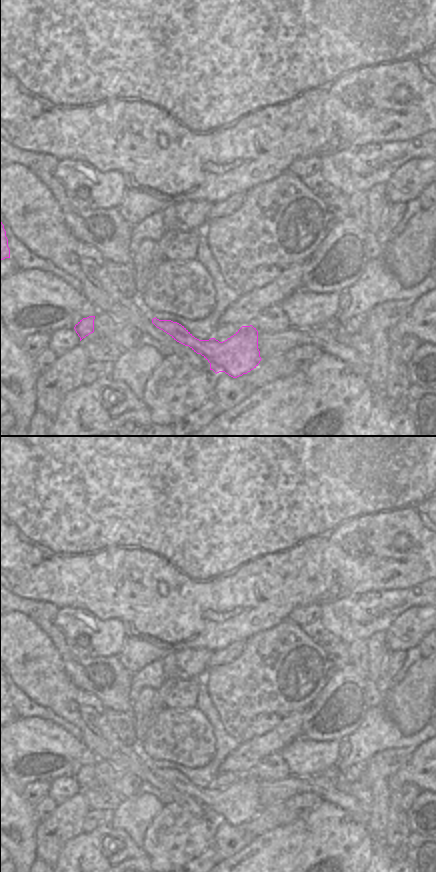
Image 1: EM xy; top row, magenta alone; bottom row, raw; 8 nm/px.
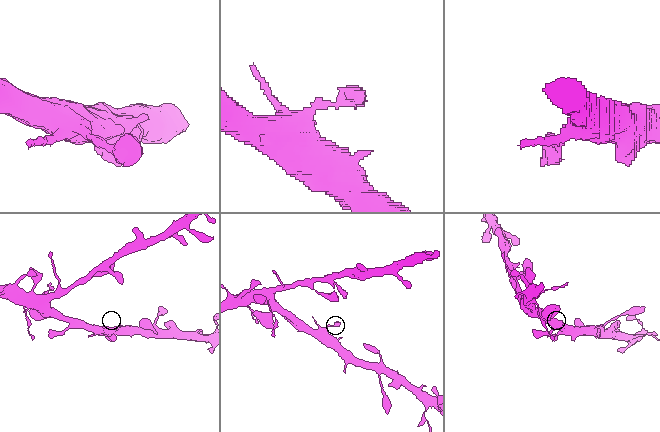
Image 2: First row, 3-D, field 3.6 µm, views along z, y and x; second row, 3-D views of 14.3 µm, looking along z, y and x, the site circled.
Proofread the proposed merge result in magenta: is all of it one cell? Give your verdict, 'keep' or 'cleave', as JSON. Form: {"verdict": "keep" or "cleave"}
{"verdict": "keep"}

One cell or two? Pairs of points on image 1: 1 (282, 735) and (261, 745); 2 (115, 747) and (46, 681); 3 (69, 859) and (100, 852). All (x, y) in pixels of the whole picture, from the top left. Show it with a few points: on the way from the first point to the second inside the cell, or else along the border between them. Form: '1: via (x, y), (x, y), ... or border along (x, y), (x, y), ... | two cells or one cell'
1: via (277, 738), (266, 744) | one cell
2: via (95, 728), (82, 704), (66, 697) | one cell
3: via (77, 859), (81, 855), (92, 855) | one cell

